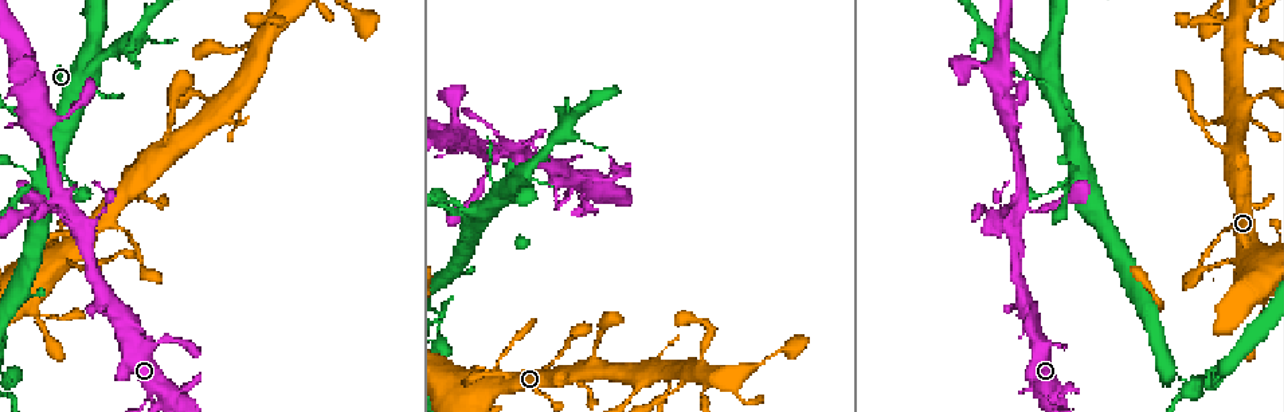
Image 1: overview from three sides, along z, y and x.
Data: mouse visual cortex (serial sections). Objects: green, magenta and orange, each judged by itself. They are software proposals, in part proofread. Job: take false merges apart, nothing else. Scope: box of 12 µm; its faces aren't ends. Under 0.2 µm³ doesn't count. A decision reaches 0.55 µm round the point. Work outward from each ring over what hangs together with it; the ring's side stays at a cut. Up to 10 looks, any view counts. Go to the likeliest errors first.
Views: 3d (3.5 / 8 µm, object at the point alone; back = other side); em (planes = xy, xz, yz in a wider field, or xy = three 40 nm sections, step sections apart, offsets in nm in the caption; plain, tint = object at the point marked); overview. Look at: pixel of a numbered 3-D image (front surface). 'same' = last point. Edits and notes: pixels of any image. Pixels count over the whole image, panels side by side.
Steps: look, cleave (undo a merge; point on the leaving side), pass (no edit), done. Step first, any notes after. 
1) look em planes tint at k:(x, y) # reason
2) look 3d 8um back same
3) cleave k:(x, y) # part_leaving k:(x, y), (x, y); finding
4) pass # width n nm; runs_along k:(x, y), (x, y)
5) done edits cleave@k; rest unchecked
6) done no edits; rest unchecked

look 3d 3.5um at 1:(1018, 196) # thin arm on a thick one

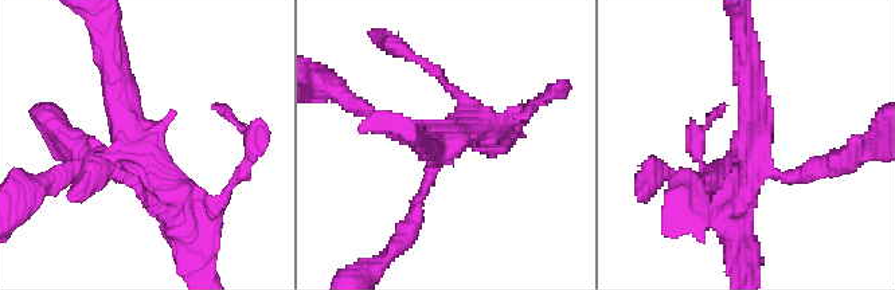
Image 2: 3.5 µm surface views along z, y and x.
look em xy step 1 tint at 2:(142, 147)

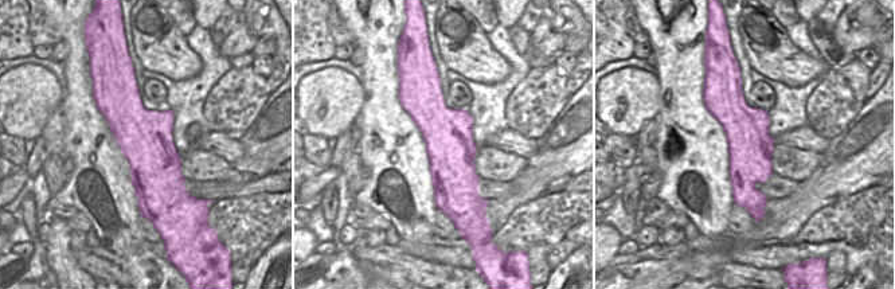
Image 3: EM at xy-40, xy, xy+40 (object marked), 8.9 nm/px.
look em xy step 3 tint same

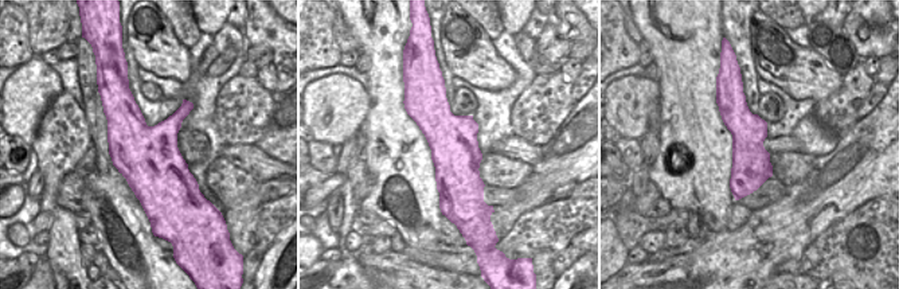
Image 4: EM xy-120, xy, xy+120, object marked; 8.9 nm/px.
pass # width 440 nm; runs_along 2:(184, 220), (126, 117), (114, 67); one cell here

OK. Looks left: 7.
look 3d 8um at 1:(1235, 42) # abrupt turn

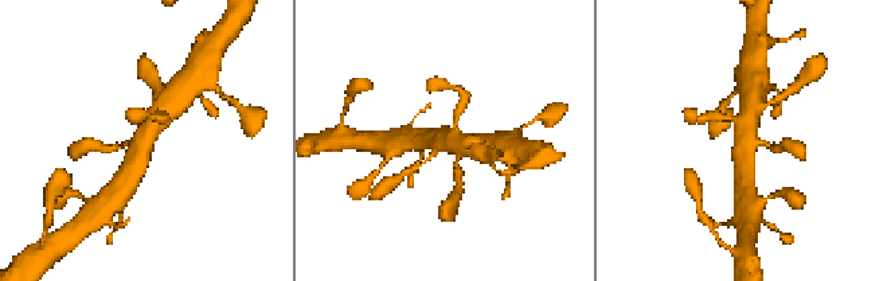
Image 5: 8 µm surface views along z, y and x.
look em planes tint at 5:(747, 142)

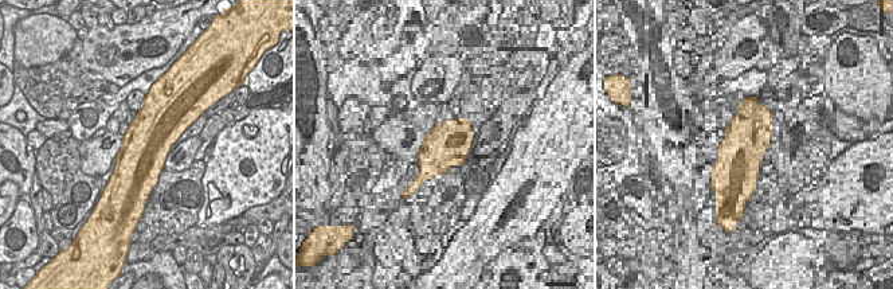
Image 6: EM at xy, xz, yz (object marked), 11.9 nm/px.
pass # runs_along 5:(126, 176), (164, 109); continuous, no second cell

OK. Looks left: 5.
look 3d 3.5um at 1:(28, 301) # abrupt turn

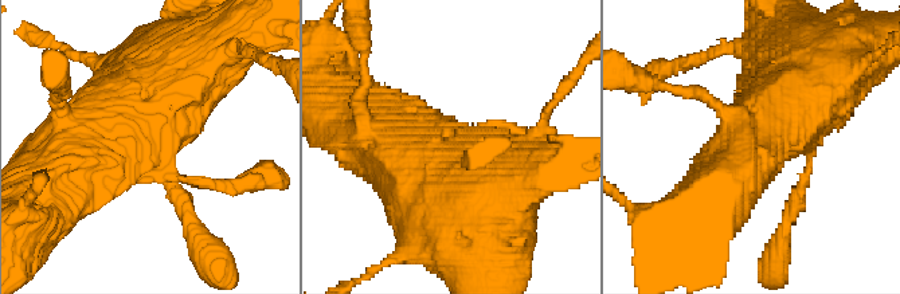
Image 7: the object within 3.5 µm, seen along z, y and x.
look em planes tint at 7:(140, 147) # need the tissue

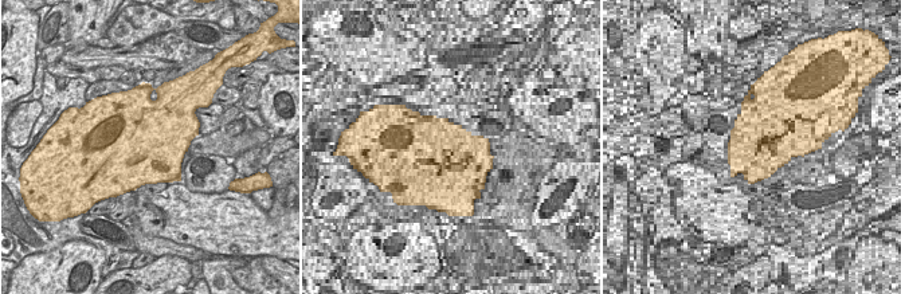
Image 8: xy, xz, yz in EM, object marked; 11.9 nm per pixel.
pass # width 1150 nm; runs_along 7:(794, 81), (735, 183); continuous, no second cell

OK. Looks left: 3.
look 3d 8um at 1:(1073, 131) # three-way junction

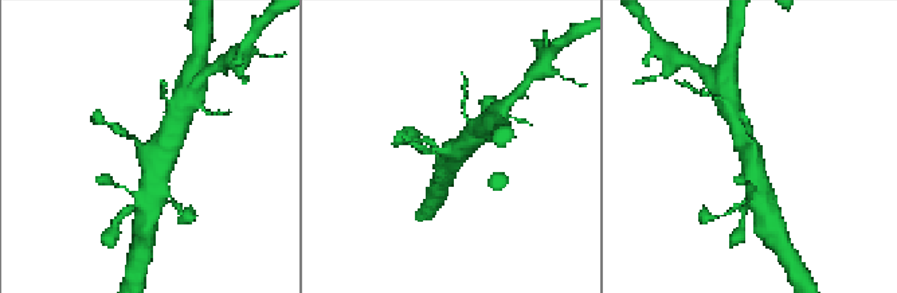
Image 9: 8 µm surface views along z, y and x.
look 3d 3.5um back at 9:(144, 154)

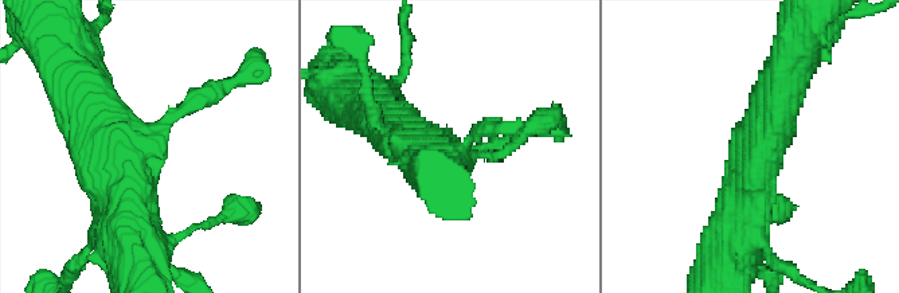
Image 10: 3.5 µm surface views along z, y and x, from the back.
look em xy step 1 tint at 10:(142, 145) # shape alone is not enough

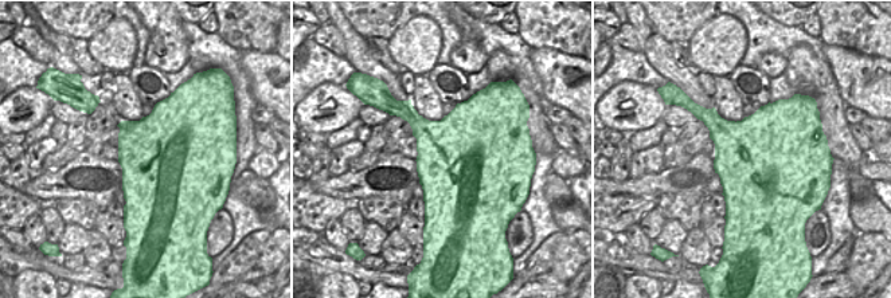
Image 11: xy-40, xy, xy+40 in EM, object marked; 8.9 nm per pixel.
pass # runs_along 10:(78, 82), (120, 153), (132, 239); all the same cell

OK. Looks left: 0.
done no edits; rest unchecked

